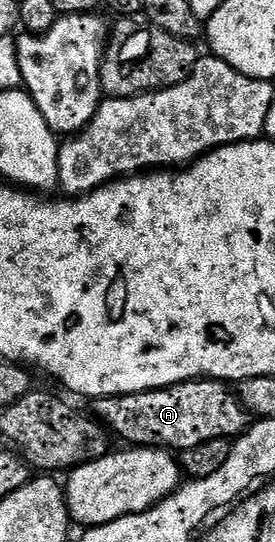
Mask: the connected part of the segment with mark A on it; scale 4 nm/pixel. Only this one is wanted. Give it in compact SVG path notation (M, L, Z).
M201 378L195 382L179 382L166 390L147 390L141 394L119 394L109 398L98 398L91 403L95 421L103 424L113 435L125 438L125 443L136 448L167 448L172 452L189 452L208 441L226 438L235 440L246 429L246 411L233 387L215 378Z

